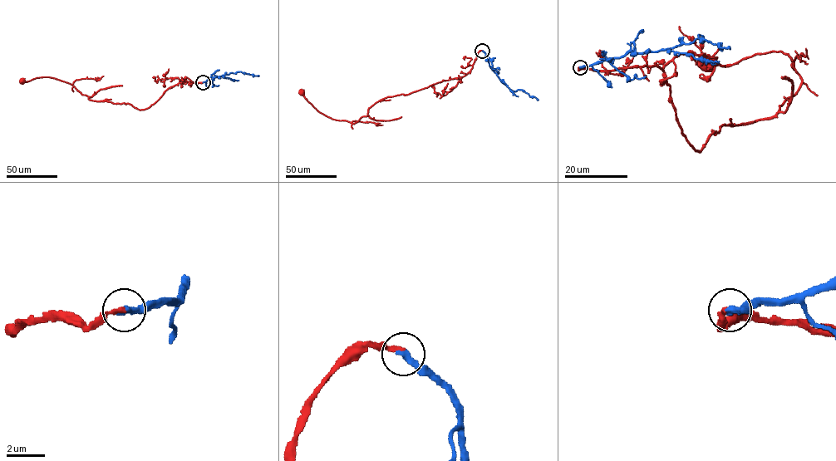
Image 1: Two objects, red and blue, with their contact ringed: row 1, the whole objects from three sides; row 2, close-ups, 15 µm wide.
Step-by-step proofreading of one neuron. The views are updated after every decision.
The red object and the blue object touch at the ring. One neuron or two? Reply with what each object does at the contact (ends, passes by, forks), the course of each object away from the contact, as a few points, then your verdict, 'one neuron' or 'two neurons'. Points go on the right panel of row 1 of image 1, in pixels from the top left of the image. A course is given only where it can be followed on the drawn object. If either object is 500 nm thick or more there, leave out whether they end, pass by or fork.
red ends there; blue ends there; red runs (580, 66), (658, 66), (681, 132), (699, 151), (723, 125), (771, 119), (801, 79), (783, 51), (706, 65); blue runs (580, 66), (632, 51), (655, 51), (704, 40), (698, 35), (730, 47); one neuron

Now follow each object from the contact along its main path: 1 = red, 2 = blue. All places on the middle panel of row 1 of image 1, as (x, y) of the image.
1: (483, 51), (463, 76), (381, 99), (368, 109), (367, 115), (352, 124), (321, 113), (302, 92)
2: (483, 51), (500, 80), (513, 91), (522, 90), (537, 100)

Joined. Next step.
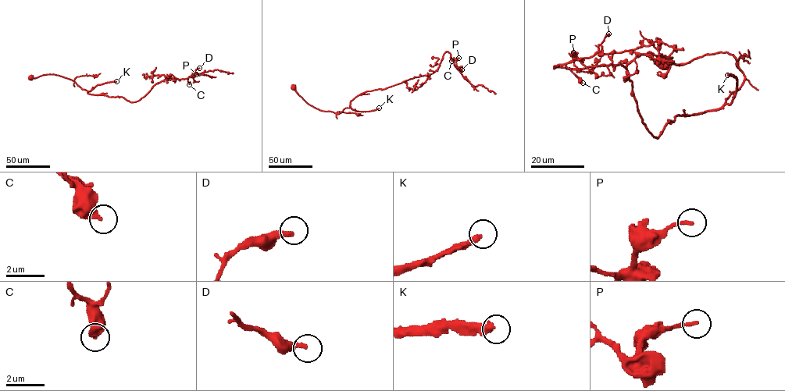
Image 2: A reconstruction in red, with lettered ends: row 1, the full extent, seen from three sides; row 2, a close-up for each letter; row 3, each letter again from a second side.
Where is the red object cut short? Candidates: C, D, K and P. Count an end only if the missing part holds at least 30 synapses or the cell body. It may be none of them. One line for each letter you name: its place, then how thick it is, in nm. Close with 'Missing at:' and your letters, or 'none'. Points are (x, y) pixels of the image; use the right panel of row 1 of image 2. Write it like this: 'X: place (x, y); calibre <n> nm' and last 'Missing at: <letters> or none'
K: place (727, 75); calibre 320 nm
Missing at: K

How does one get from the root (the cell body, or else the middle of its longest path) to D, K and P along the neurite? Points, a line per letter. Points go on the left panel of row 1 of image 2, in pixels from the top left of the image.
D: (30, 78), (57, 75), (73, 80), (88, 94), (122, 97), (132, 102), (156, 83), (187, 78), (199, 68)
K: (30, 78), (57, 75), (73, 80), (87, 90), (98, 85), (116, 81)
P: (30, 78), (57, 75), (73, 80), (88, 94), (122, 97), (132, 102), (165, 79), (184, 79), (196, 74)

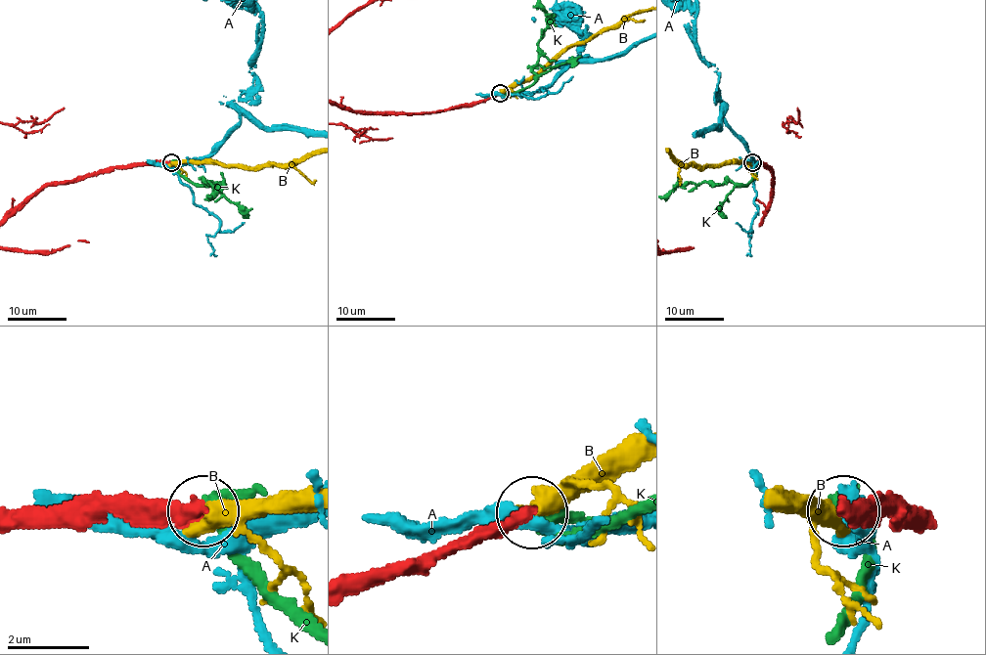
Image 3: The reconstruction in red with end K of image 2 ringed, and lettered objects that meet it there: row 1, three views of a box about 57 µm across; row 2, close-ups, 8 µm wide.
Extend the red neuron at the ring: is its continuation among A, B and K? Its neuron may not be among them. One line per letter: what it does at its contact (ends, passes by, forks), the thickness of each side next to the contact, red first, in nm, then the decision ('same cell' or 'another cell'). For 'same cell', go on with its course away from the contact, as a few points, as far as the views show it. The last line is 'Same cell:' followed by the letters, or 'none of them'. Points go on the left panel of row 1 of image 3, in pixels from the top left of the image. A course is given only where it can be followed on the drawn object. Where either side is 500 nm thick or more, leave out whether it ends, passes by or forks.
A: 550 nm thick on the red side, 400 nm on the other; another cell
B: 440 nm thick on the red side, 500 nm on the other; same cell
K: it passes by; 360 nm thick on the red side, 380 nm on the other; another cell
Same cell: B

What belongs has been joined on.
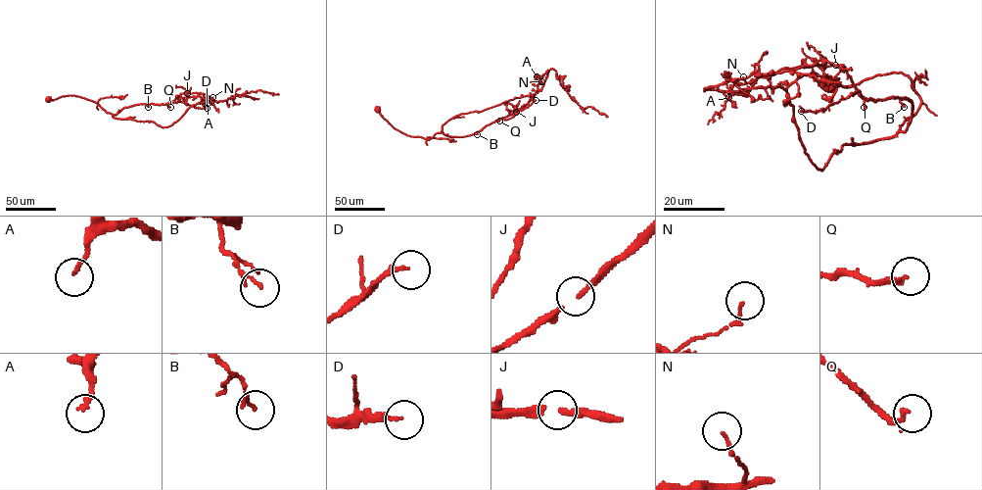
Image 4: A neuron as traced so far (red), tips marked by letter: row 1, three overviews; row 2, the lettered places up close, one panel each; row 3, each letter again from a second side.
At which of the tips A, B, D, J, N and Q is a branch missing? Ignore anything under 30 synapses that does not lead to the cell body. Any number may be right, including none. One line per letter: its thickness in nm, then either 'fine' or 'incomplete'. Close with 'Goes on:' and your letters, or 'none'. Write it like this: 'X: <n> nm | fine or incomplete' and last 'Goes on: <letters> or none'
A: 160 nm | fine
B: 110 nm | fine
D: 160 nm | fine
J: 170 nm | fine
N: 110 nm | fine
Q: 160 nm | fine
Goes on: none

